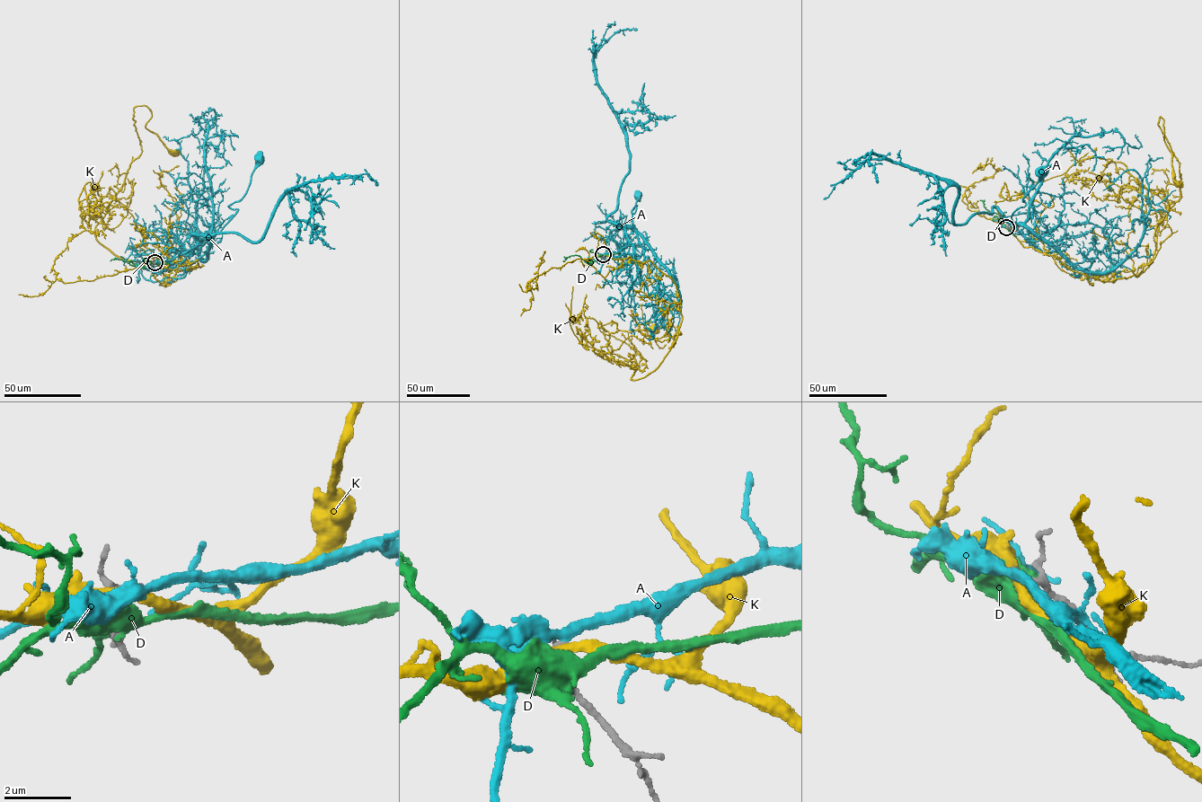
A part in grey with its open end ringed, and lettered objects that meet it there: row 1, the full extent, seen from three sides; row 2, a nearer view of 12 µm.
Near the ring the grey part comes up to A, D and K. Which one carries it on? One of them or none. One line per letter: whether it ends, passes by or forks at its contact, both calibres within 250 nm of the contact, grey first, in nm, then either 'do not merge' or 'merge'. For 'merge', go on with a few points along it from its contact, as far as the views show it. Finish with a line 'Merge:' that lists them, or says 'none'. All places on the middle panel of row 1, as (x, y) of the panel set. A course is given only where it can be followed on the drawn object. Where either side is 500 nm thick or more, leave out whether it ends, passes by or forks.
A: it passes by; calibres 130 and 300 nm; merge; course (603, 255), (629, 245), (624, 230), (631, 224), (638, 195)
D: calibres 200 and 500 nm; do not merge
K: it passes by; calibres 140 and 300 nm; do not merge
Merge: A

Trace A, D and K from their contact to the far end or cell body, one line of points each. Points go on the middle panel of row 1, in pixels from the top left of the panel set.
A: (603, 255), (629, 245), (624, 230), (631, 224), (638, 195)
D: (603, 256), (598, 255), (587, 263), (576, 255), (562, 260)
K: (603, 255), (650, 260), (679, 298), (676, 340), (656, 369), (631, 379), (635, 348), (600, 327), (655, 329)

